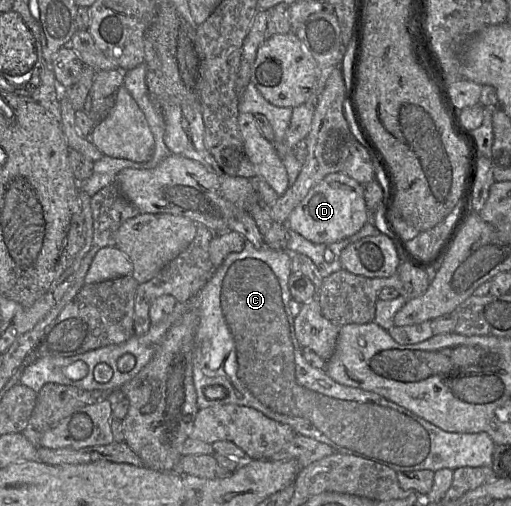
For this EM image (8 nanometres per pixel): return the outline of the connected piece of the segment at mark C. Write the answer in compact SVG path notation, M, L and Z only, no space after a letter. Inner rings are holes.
M246 241L245 247L241 252L229 254L225 258L224 262L212 271L205 285L196 296L194 296L187 302L178 302L172 312L167 315L160 323L151 325L145 335L137 336L133 334L128 340L121 344L108 345L71 357L39 358L24 367L19 382L24 386L33 389L36 393L39 393L42 387L47 383L69 385L87 391L100 390L104 392L112 392L116 389L120 389L125 383L132 380L150 362L150 360L157 352L159 346L162 344L165 335L169 331L170 327L186 312L188 312L192 308L196 308L200 312L200 326L197 332L197 345L194 356L194 386L197 393L197 405L199 409L226 404L236 404L239 406L252 408L262 413L267 418L289 425L298 435L313 438L319 442L331 446L336 452L368 459L379 464L388 466L396 471L431 470L435 472L443 468L450 468L452 470L455 470L459 467L466 466L492 467L495 443L487 433L457 433L444 431L437 426L431 424L430 422L424 420L423 418L415 415L404 407L401 407L374 392L337 383L326 374L325 369L322 370L314 368L306 361L303 355L303 349L299 345L298 341L295 339L294 333L292 331L294 317L292 316L289 308L289 303L292 298L288 287L288 280L290 275L292 274L291 258L292 254L288 250L279 251L266 246L257 249L250 242ZM125 354L131 354L136 359L135 367L129 372L121 372L118 368L118 360ZM102 363L110 366L113 371L113 376L111 380L107 383L98 383L94 379L94 369L98 364Z

